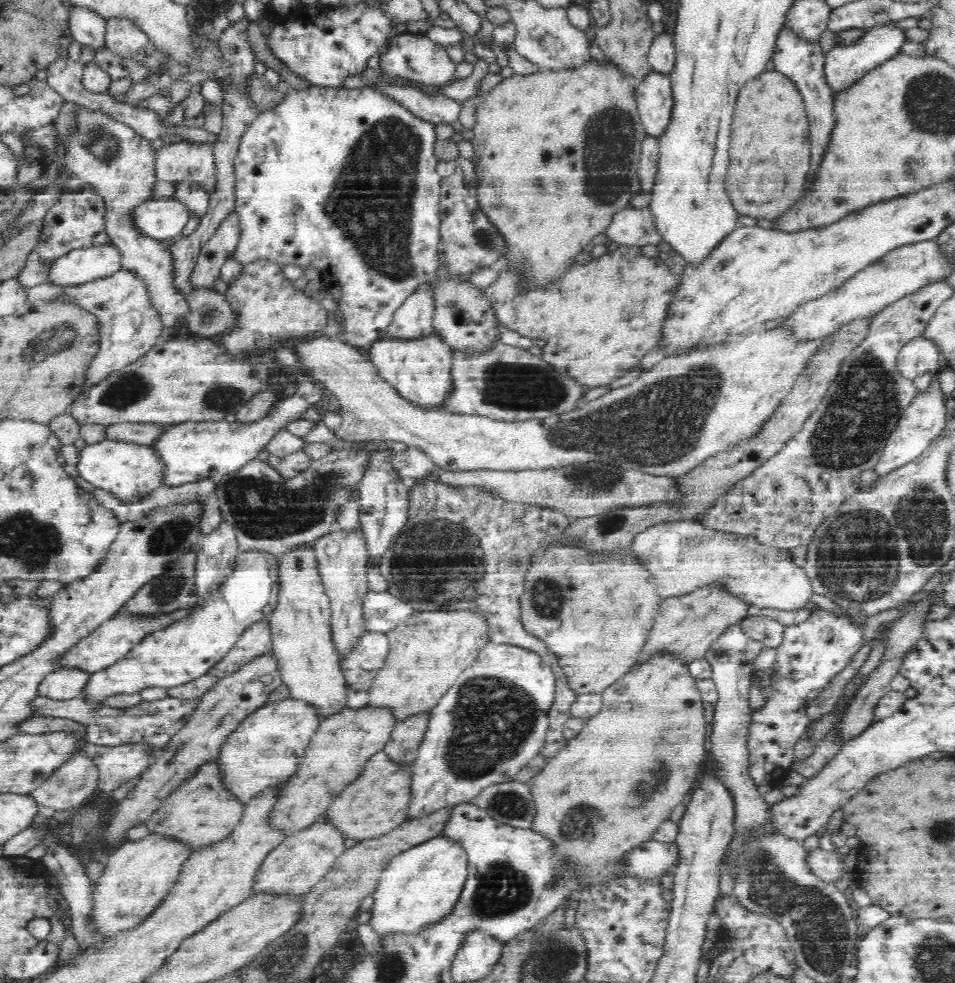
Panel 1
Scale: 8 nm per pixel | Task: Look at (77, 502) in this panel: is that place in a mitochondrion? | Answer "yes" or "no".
no

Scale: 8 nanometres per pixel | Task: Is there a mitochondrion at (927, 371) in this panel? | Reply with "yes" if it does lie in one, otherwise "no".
no

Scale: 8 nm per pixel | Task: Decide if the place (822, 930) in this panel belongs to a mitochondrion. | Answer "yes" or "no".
yes

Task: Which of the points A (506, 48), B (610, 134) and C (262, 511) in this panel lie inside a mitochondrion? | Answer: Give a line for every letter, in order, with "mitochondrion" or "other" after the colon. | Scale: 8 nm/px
A: other
B: mitochondrion
C: mitochondrion

